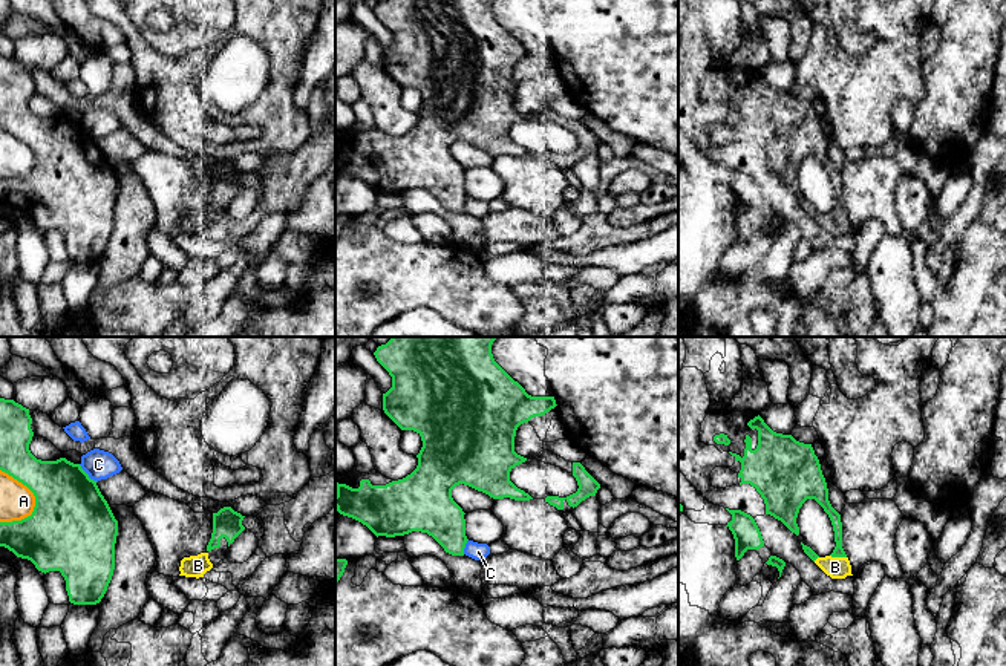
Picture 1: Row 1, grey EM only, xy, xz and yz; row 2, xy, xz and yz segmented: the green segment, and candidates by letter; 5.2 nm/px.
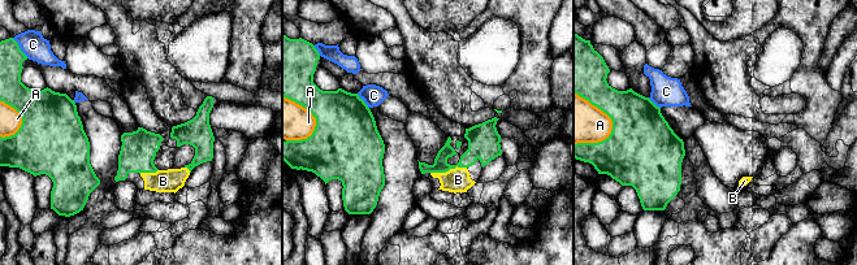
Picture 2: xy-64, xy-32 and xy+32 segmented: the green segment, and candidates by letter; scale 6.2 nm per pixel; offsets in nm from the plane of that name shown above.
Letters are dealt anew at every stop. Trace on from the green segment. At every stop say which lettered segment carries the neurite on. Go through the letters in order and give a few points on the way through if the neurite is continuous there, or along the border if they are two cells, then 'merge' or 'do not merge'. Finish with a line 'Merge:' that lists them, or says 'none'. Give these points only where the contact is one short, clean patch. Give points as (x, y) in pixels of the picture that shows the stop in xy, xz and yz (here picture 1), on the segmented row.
A: do not merge
B: merge
C: do not merge
Merge: B

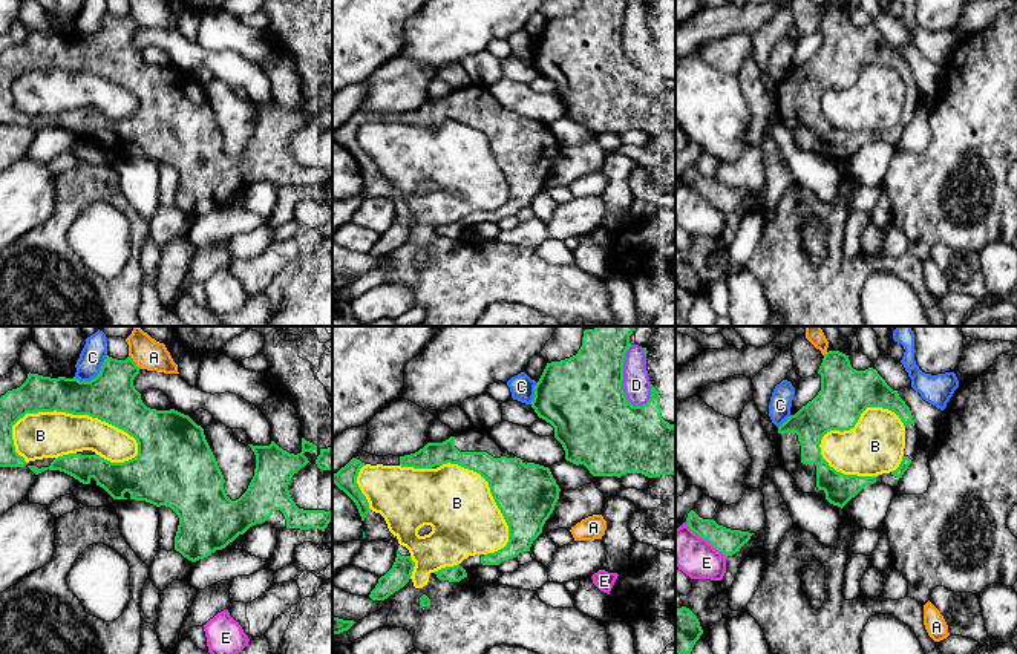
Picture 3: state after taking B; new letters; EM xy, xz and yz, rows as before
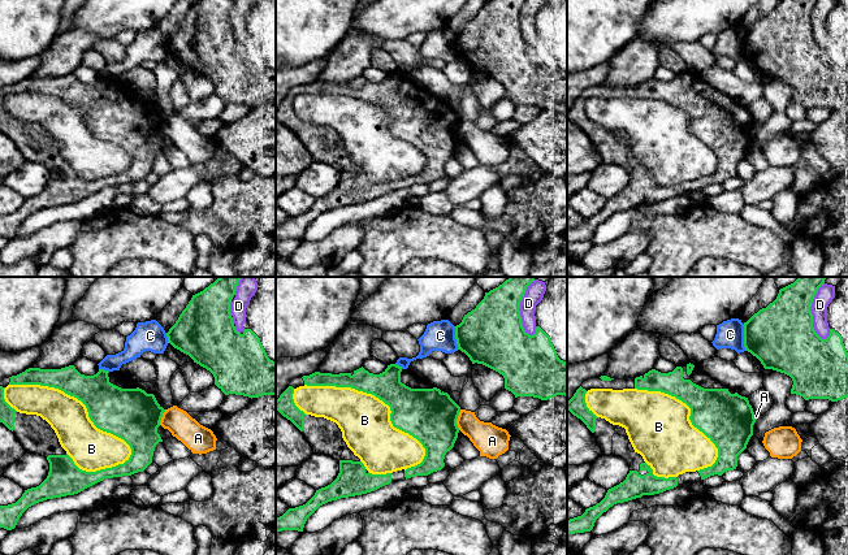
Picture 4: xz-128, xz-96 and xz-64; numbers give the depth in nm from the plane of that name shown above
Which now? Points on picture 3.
A: do not merge
B: do not merge
C: do not merge
D: do not merge
E: do not merge
Merge: none

